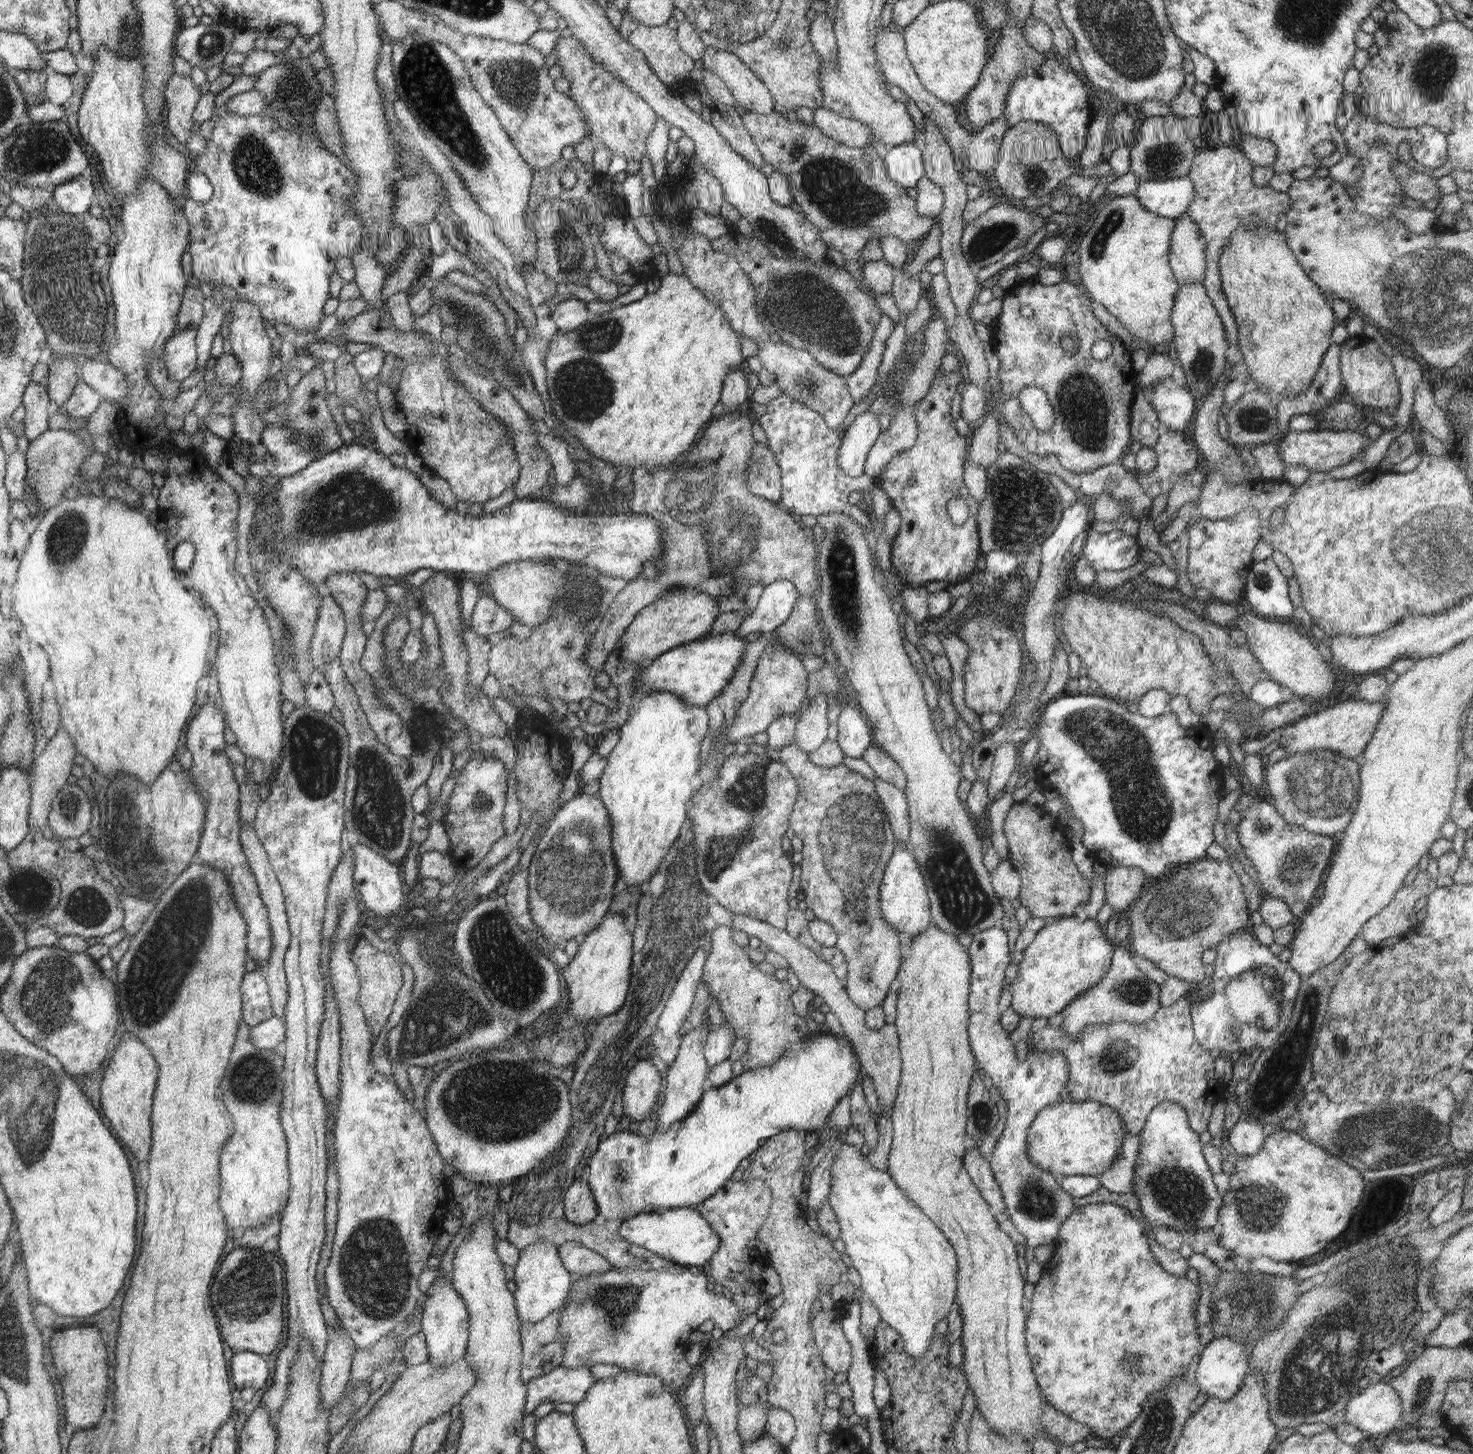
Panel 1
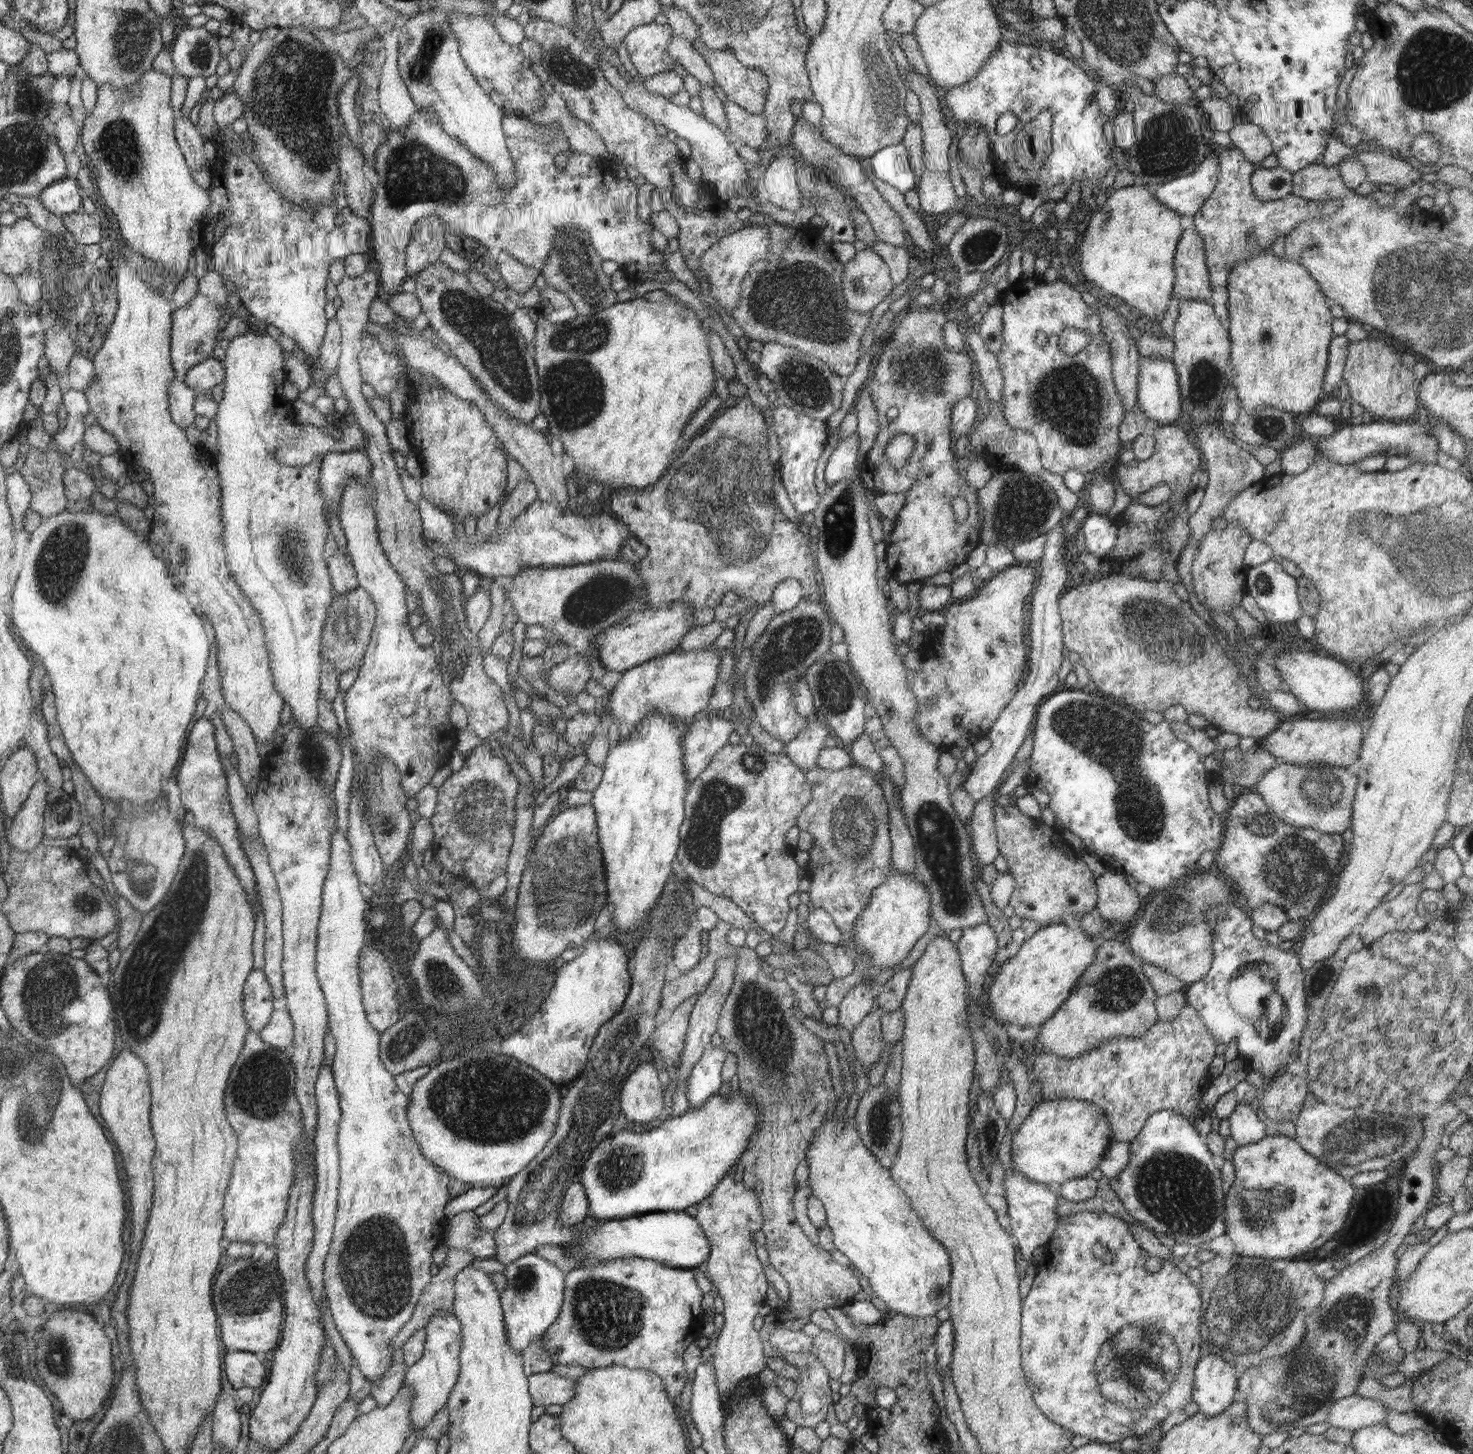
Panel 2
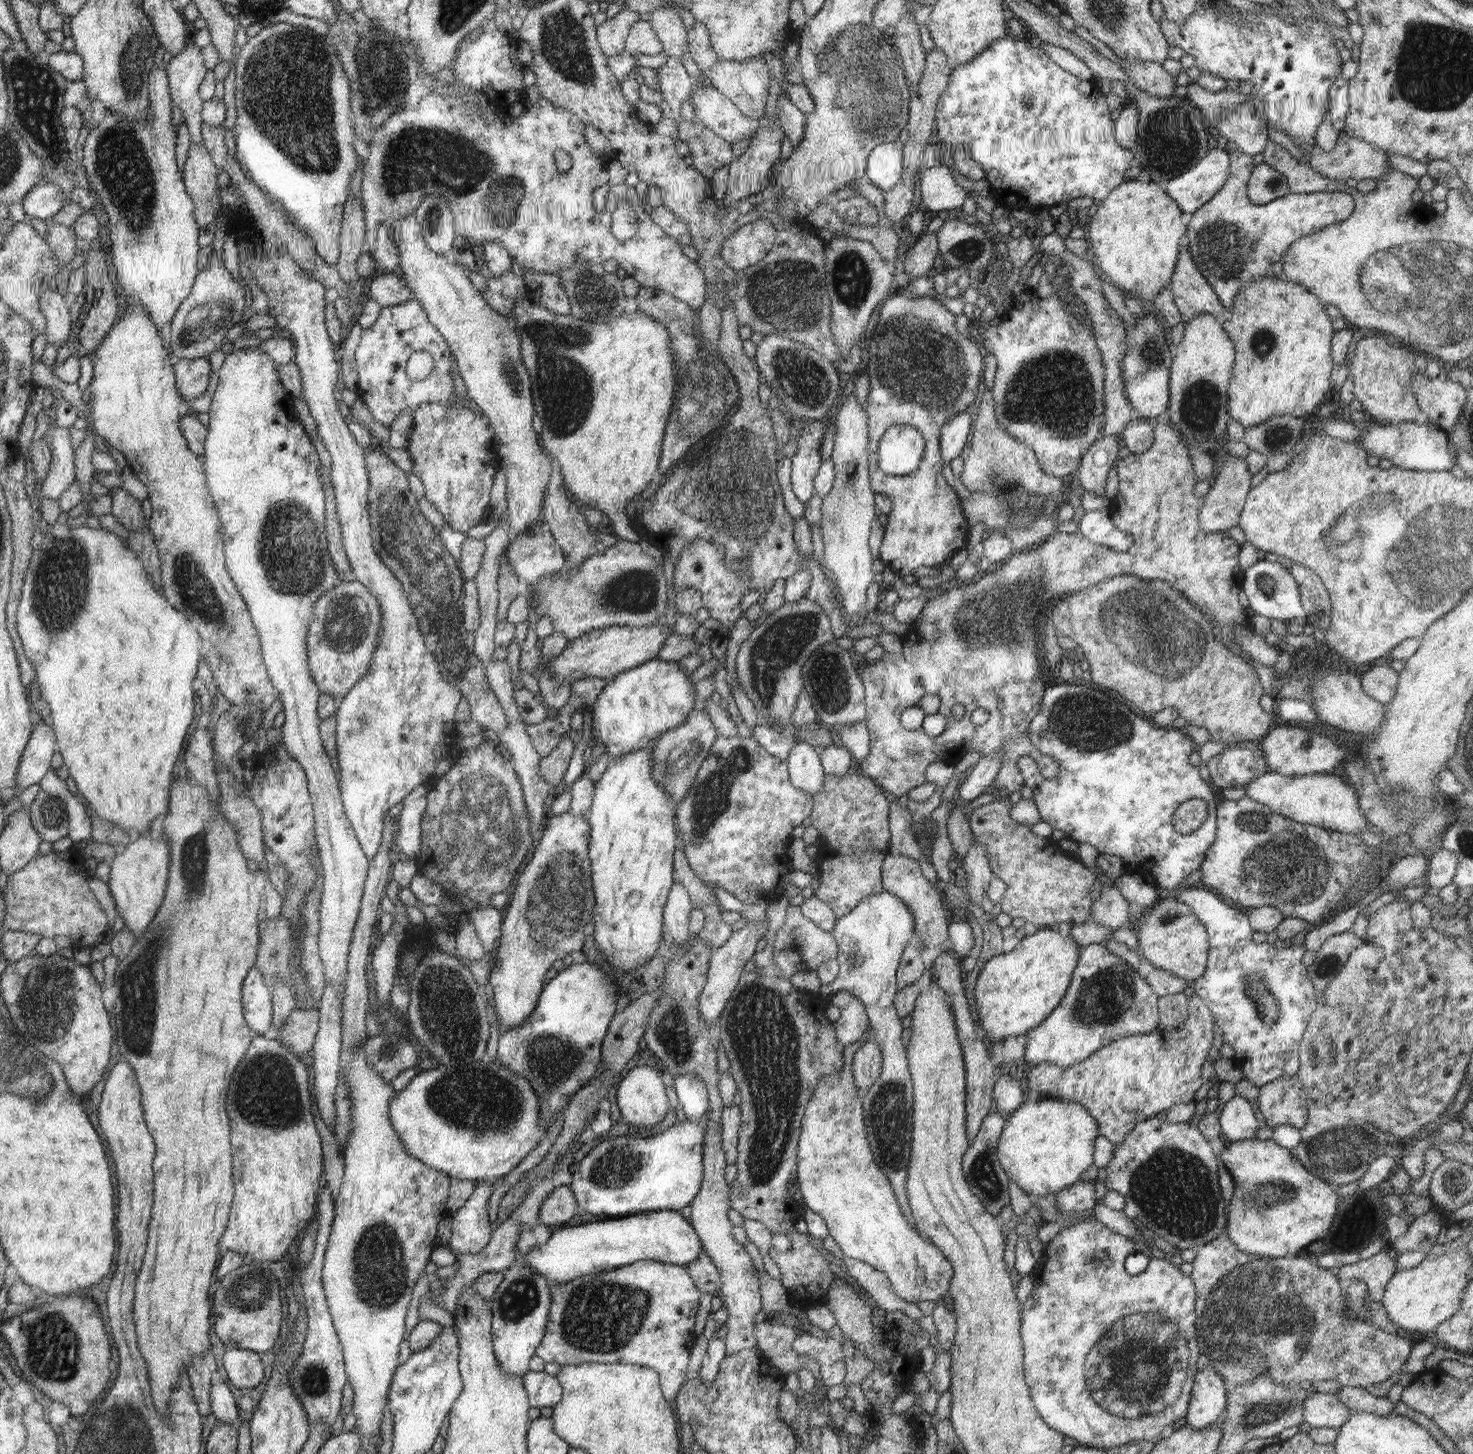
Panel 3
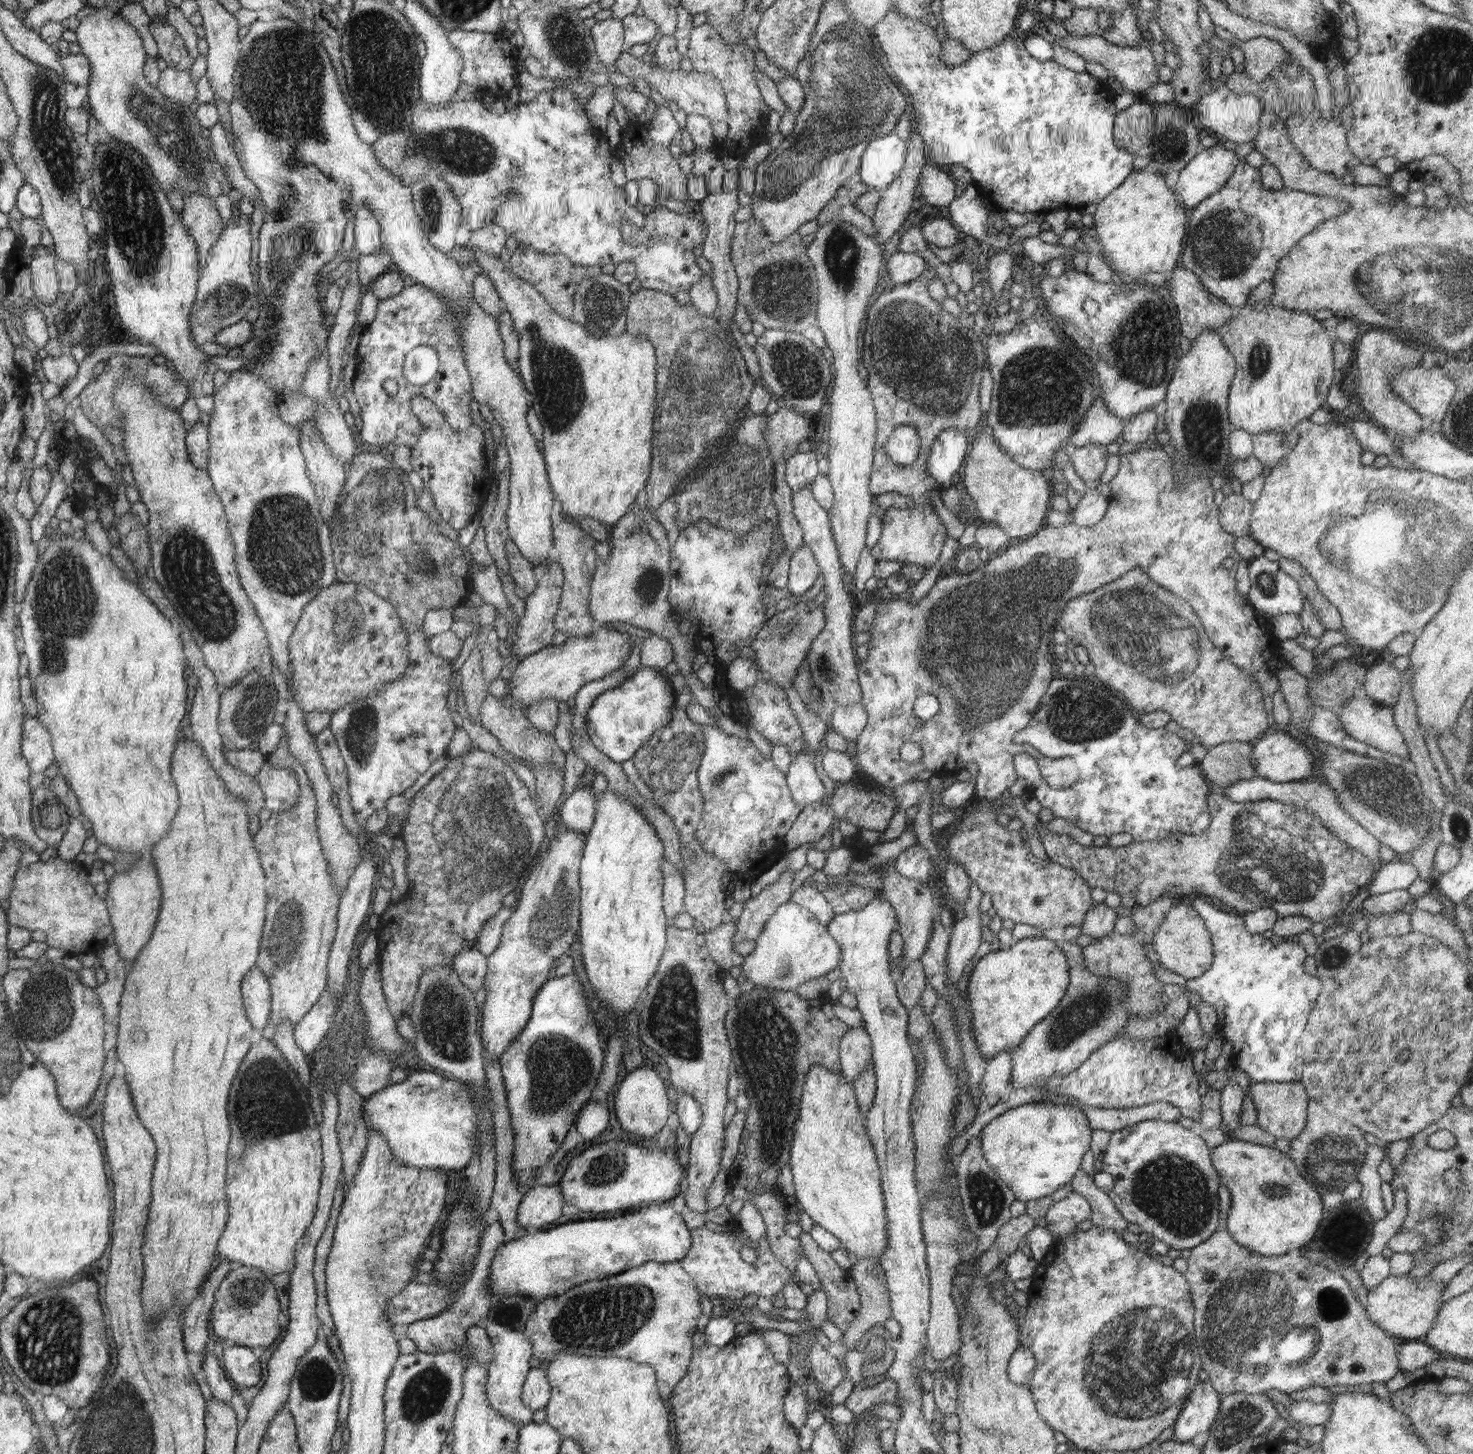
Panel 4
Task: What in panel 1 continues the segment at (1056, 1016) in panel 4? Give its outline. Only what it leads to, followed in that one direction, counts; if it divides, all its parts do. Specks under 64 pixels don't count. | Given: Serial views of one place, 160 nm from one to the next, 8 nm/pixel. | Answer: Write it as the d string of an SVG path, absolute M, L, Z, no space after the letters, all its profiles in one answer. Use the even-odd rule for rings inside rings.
M1126 945L1115 946L1109 971L1062 1009L1062 1024L1059 1028L1067 1036L1075 1036L1093 1024L1142 1024L1150 1020L1161 1007L1160 991L1160 985L1152 982L1138 968L1132 951Z

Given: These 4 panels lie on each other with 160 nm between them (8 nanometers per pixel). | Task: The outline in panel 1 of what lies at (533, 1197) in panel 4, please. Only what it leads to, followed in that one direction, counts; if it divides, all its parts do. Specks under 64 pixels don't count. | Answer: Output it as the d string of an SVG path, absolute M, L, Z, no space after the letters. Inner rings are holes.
M576 1179L565 1195L565 1217L574 1224L583 1225L594 1220L597 1202L588 1182Z

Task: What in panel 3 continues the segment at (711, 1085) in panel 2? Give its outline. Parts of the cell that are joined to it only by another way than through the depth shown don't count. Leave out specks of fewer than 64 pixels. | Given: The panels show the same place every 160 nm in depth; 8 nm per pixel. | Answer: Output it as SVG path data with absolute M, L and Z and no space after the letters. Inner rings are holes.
M688 1072L686 1075L671 1080L676 1089L678 1102L686 1113L686 1119L692 1122L702 1121L708 1112L708 1089L702 1077Z

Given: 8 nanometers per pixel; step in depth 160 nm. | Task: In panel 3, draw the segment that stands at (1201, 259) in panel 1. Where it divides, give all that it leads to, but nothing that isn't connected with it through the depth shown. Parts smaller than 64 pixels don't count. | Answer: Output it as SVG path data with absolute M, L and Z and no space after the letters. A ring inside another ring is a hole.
M1188 249L1179 251L1175 271L1169 283L1182 322L1186 323L1204 312L1215 318L1224 318L1228 309L1198 270Z

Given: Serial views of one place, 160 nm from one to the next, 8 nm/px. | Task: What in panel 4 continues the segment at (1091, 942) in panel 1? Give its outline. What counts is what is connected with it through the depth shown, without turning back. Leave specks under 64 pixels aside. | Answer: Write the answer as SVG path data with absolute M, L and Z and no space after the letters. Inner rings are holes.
M1028 937L1017 941L1007 950L989 952L973 969L968 982L968 1000L972 1010L971 1032L984 1059L1000 1052L1009 1052L1027 1038L1028 1033L1054 1010L1066 994L1069 985L1069 966L1064 951L1056 942L1045 937Z

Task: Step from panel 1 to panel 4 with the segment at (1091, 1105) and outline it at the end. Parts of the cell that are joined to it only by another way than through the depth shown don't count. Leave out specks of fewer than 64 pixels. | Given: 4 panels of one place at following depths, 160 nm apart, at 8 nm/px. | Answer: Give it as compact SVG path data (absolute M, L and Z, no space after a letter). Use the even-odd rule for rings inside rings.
M1040 1101L1024 1103L990 1120L990 1123L982 1128L979 1136L983 1157L987 1163L1012 1190L1016 1200L1028 1202L1051 1196L1068 1182L1072 1182L1074 1175L1081 1169L1082 1156L1090 1149L1092 1132L1090 1123L1080 1108Z

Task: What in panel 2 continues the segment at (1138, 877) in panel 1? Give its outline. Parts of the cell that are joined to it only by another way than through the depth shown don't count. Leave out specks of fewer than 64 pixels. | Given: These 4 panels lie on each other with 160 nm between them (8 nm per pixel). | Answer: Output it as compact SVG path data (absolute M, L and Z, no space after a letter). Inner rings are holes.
M1110 868L1095 875L1097 886L1096 910L1110 923L1131 923L1144 906L1134 886L1127 882L1125 874Z

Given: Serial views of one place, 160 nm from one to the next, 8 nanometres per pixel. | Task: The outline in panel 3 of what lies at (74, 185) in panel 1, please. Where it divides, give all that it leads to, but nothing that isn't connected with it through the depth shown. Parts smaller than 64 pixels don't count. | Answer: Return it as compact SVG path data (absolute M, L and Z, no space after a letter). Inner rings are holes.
M40 181L21 201L28 217L47 221L63 207L63 194L53 183Z

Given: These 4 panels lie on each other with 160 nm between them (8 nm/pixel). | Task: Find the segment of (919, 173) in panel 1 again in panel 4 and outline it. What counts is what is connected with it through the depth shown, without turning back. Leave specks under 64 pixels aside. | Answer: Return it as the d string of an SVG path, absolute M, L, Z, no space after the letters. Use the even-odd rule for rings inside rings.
M895 132L872 140L862 156L861 181L879 190L888 188L897 179L904 160L904 140Z

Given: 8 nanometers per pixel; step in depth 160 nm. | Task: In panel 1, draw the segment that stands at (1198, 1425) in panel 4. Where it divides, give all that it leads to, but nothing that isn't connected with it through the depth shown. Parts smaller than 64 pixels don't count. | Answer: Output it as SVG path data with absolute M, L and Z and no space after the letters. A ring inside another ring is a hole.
M1228 1337L1215 1338L1201 1348L1195 1384L1198 1385L1199 1392L1203 1392L1208 1398L1228 1401L1240 1390L1244 1377L1249 1372L1249 1354L1245 1353L1245 1344Z

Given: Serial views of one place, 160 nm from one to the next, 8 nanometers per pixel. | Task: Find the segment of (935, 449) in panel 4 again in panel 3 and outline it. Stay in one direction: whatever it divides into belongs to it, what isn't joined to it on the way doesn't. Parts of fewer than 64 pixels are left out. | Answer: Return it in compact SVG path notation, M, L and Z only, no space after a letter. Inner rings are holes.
M967 409L966 412L954 415L949 418L941 428L940 437L940 454L944 463L954 461L959 458L968 444L968 436L972 430L972 411Z

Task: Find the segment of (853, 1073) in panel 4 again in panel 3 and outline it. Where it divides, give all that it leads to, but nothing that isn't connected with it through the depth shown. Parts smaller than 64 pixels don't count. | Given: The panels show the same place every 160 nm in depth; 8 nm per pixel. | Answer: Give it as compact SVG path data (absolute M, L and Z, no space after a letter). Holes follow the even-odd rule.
M851 992L834 993L830 998L830 1004L841 1009L841 1017L834 1022L837 1040L844 1046L854 1044L862 1038L869 1026L868 1013L864 1004L861 1003Z

